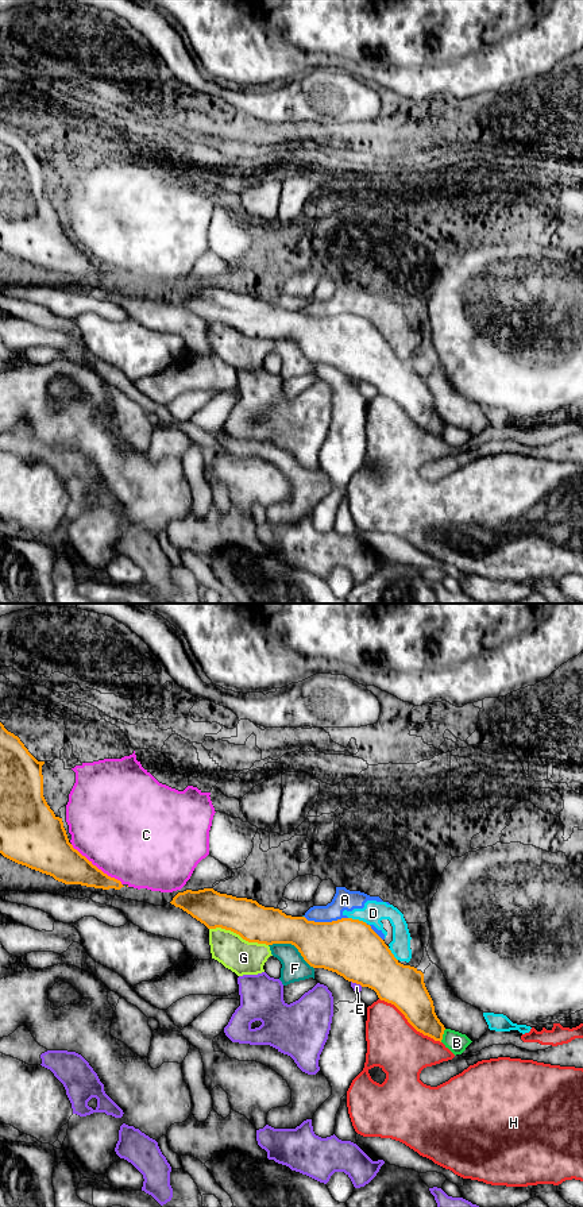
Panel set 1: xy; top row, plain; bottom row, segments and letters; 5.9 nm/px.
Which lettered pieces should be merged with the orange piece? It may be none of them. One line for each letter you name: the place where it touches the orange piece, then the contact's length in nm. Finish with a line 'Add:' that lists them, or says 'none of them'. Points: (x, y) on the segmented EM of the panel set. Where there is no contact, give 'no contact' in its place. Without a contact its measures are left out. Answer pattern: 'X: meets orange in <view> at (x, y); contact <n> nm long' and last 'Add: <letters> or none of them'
Add: none of them

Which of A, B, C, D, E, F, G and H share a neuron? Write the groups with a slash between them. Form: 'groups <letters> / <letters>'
groups A D F G / B / C / E / H

